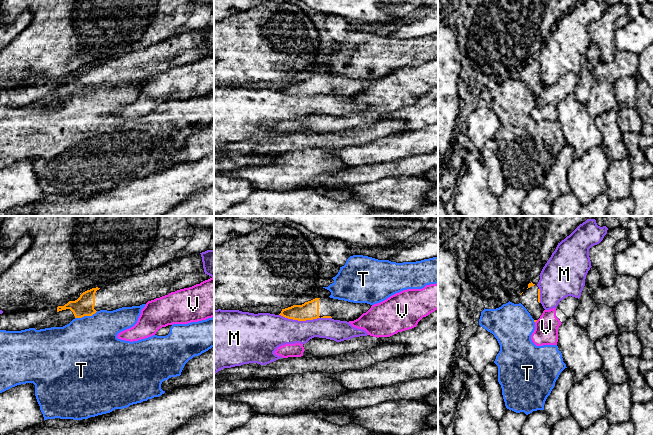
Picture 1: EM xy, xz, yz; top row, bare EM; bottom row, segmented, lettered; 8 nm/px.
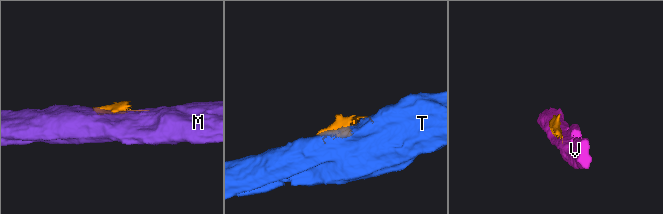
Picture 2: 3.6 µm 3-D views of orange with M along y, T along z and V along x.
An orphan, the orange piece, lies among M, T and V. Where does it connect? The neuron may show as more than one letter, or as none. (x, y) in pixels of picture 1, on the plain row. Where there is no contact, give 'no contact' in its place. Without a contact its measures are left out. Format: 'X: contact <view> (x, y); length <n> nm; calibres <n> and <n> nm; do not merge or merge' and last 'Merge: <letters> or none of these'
M: contact xz (299, 96); length 320 nm; calibres 150 and 280 nm; do not merge
T: contact xy (86, 91); length 190 nm; calibres 160 and 480 nm; do not merge
V: no contact; do not merge
Merge: none of these

